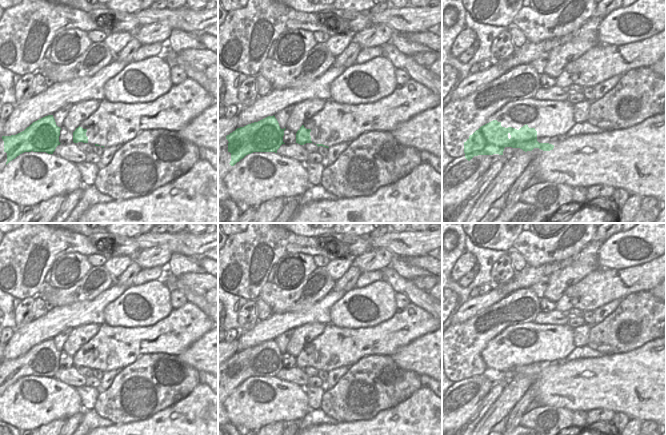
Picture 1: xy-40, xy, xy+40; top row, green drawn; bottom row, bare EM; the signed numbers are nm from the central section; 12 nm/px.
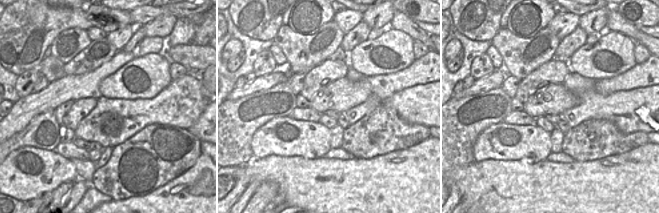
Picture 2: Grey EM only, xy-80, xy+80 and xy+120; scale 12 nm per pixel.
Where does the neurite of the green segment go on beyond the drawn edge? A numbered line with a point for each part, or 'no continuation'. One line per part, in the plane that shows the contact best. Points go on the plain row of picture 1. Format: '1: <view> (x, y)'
1: xy-40 (32, 401)

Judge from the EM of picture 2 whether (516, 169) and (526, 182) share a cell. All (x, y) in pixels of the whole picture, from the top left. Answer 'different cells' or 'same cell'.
different cells

